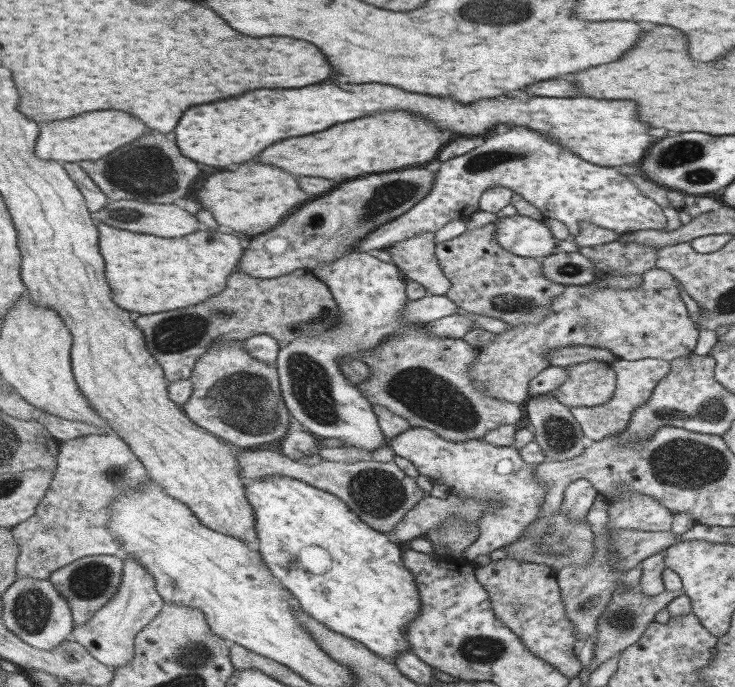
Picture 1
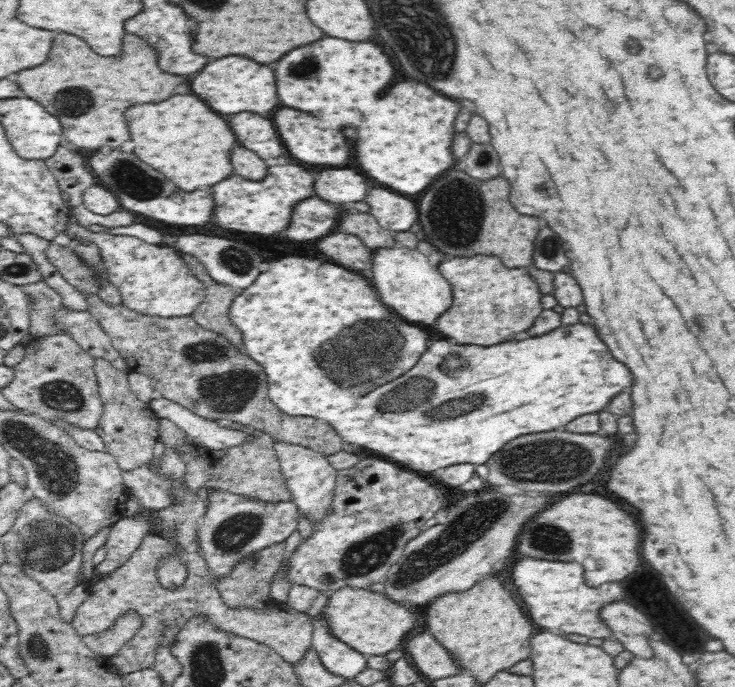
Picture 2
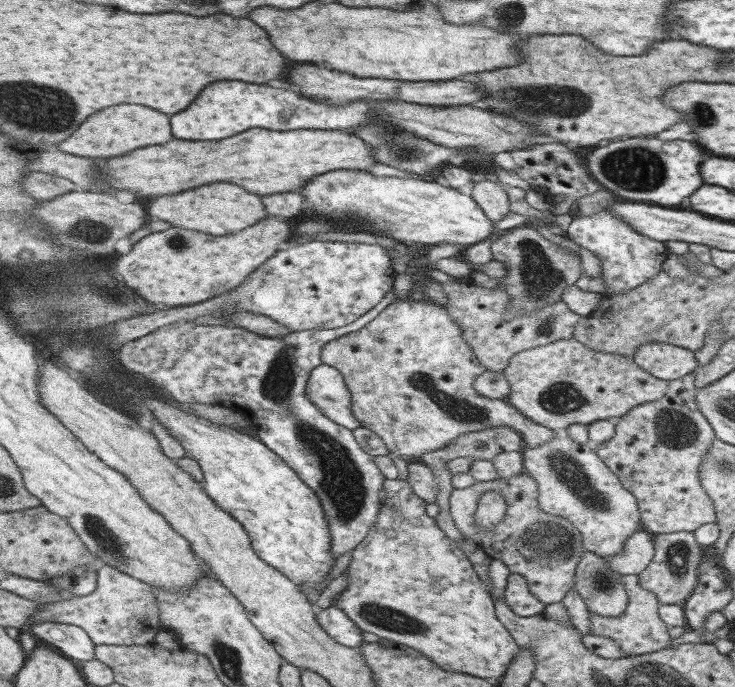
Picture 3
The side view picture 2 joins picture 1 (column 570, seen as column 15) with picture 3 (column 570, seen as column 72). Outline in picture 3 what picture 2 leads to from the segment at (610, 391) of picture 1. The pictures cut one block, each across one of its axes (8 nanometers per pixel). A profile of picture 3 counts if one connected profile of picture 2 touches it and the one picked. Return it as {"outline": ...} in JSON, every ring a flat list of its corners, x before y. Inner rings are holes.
{"outline":[[557,340,519,352,503,374,513,392,507,402,551,432,567,430,571,424,589,426,593,422,621,418,639,404,661,400,669,384,643,372,633,358,599,352,577,340]]}

